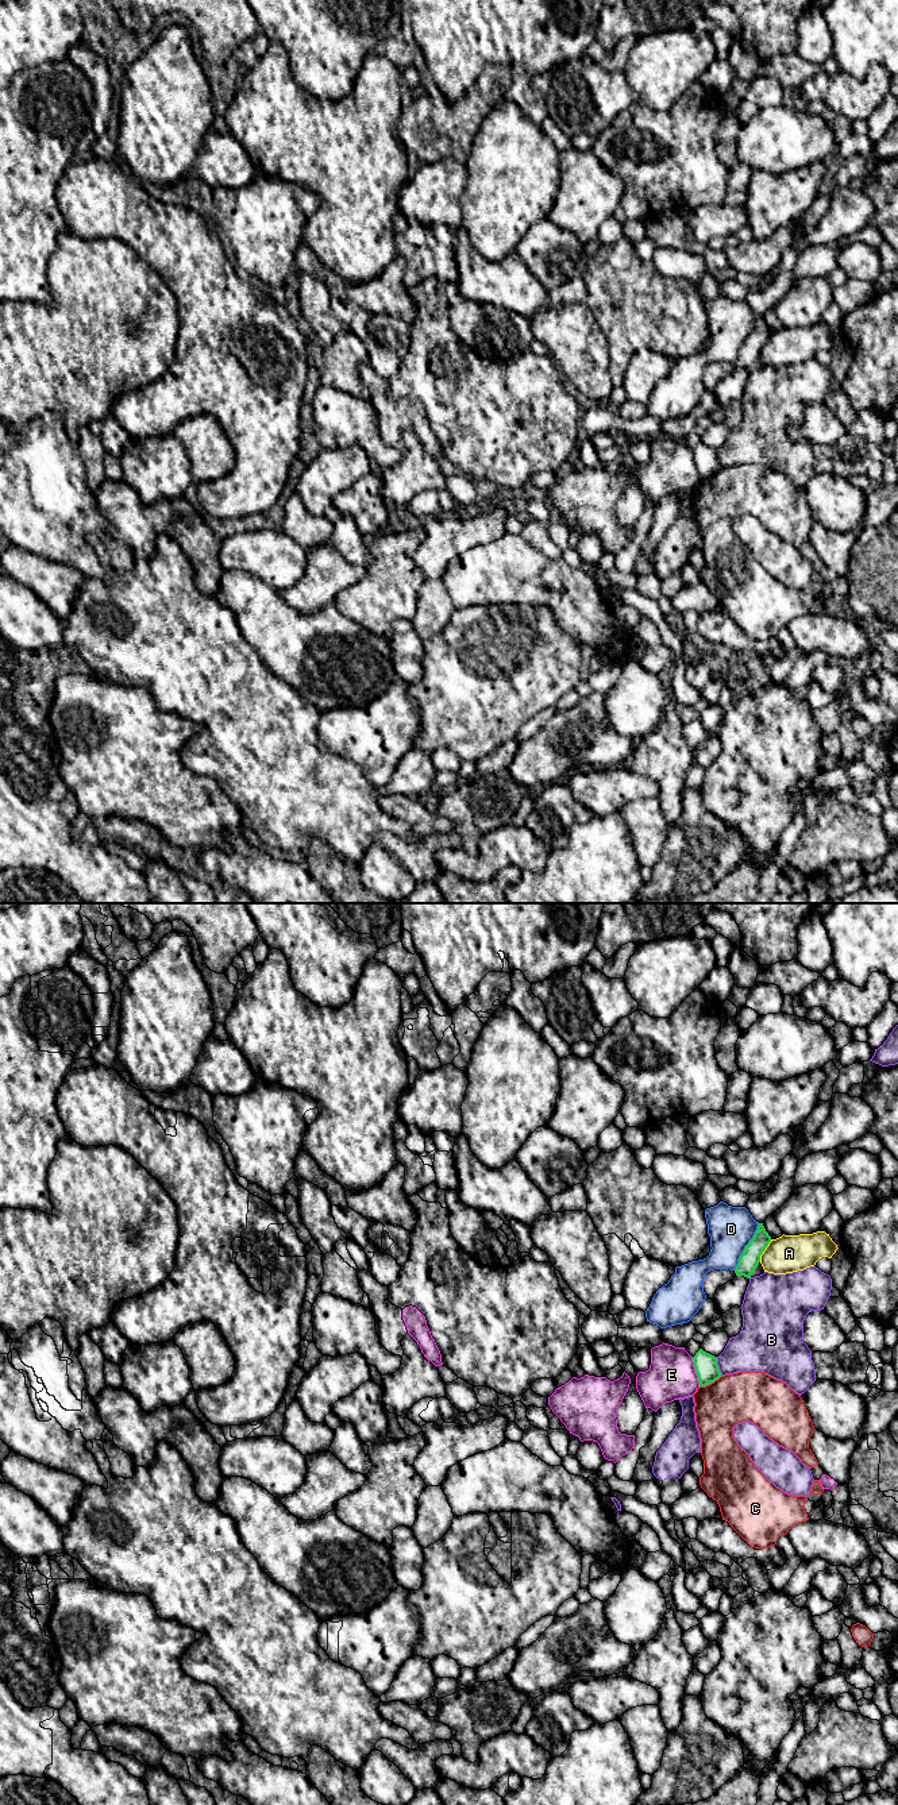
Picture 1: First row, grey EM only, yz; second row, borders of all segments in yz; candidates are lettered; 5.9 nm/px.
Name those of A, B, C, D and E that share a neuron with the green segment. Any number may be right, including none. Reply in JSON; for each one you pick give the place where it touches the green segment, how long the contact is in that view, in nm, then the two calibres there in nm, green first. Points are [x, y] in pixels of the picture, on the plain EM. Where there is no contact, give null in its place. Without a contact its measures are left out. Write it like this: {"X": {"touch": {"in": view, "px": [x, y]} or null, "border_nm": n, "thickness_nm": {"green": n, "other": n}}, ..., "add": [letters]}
{"add": []}

